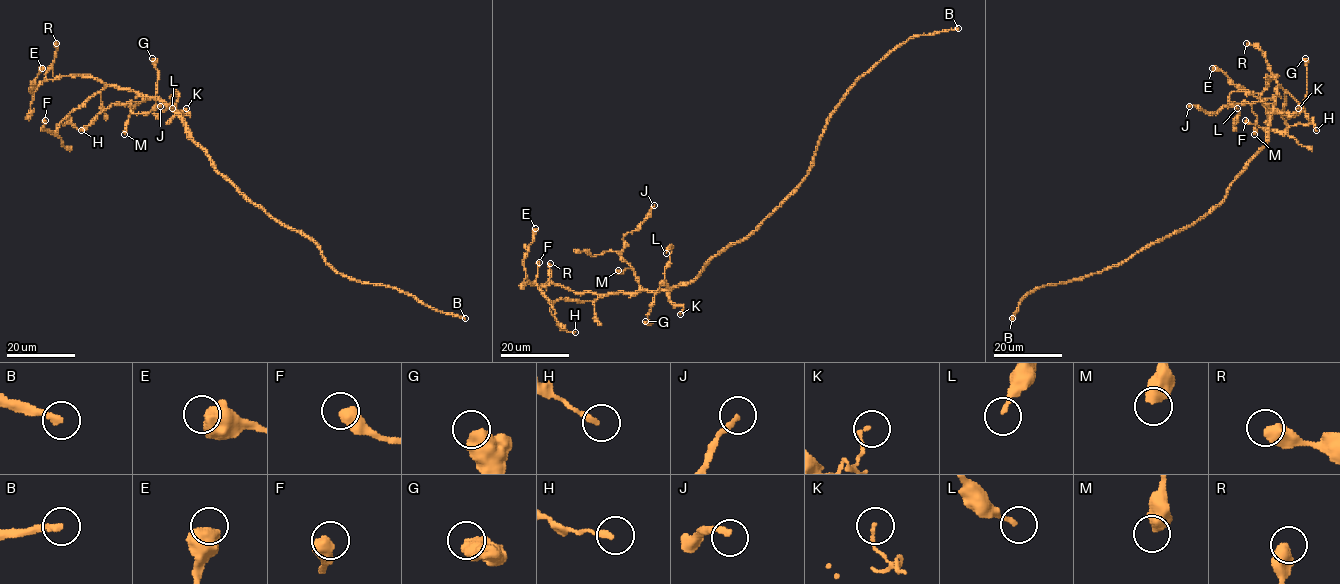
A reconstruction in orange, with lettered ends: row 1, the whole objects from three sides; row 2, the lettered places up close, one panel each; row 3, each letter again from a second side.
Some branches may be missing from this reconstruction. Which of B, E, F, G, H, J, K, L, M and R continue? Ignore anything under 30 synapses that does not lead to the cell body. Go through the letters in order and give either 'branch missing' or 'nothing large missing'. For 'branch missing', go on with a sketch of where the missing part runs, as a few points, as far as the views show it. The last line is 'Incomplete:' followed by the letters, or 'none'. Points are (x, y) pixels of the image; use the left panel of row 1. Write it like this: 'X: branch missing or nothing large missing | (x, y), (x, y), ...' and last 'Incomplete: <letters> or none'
B: branch missing
E: nothing large missing
F: nothing large missing
G: nothing large missing
H: nothing large missing
J: nothing large missing
K: nothing large missing
L: nothing large missing
M: nothing large missing
R: nothing large missing
Incomplete: B

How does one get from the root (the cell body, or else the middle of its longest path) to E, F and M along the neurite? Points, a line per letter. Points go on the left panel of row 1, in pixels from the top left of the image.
E: (247, 200), (215, 168), (187, 124), (159, 100), (86, 76), (44, 80), (32, 93), (30, 88), (42, 68)
F: (247, 200), (215, 168), (187, 124), (159, 100), (106, 86), (75, 109), (55, 132), (43, 129), (45, 120)
M: (247, 200), (215, 168), (210, 156), (193, 139), (187, 124), (159, 100), (145, 99), (136, 105), (124, 134)

